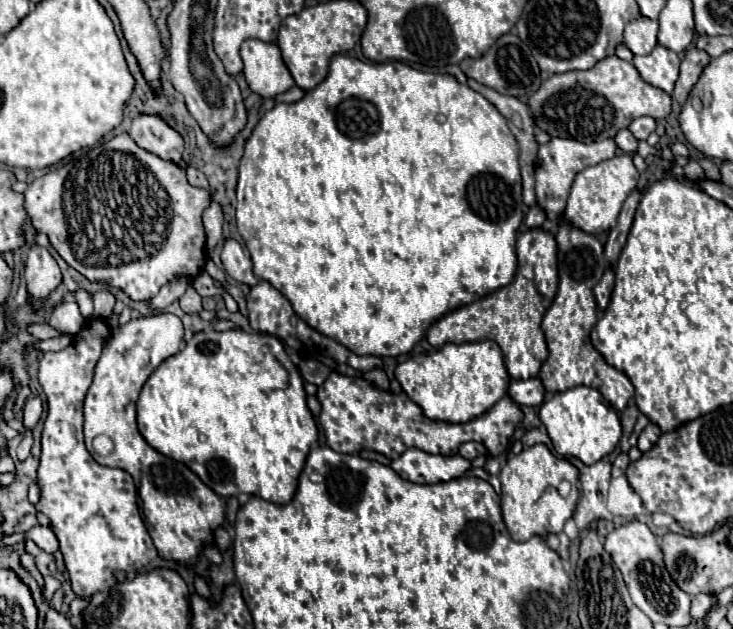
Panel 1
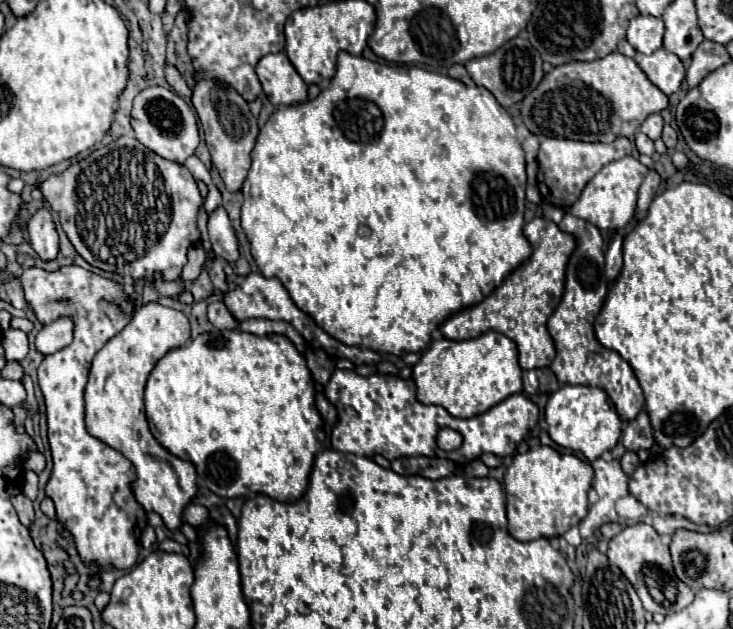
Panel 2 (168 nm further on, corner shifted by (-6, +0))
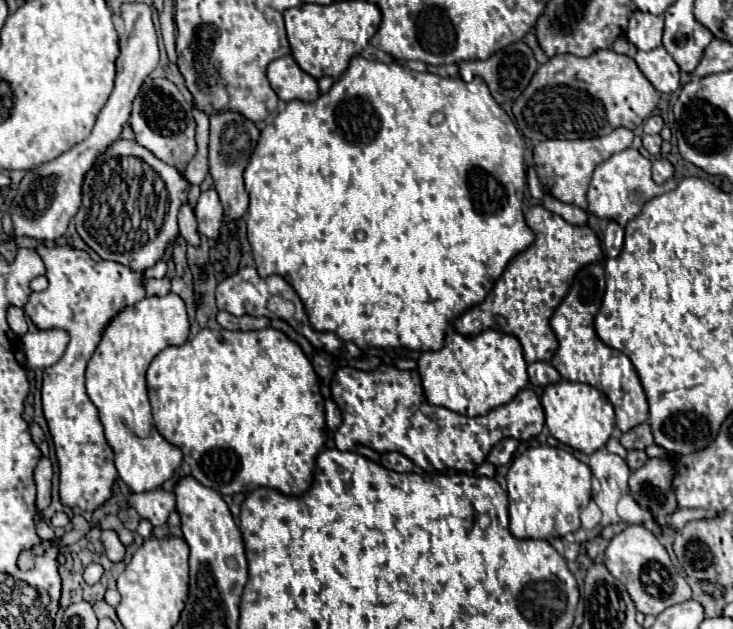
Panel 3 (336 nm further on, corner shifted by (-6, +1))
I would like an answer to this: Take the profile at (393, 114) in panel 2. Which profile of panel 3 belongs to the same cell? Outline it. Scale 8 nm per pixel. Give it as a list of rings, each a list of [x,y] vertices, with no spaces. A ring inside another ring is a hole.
[[[361,56],[351,58],[347,70],[341,74],[341,78],[331,86],[331,90],[327,94],[321,94],[315,102],[287,102],[287,106],[261,130],[261,138],[251,154],[251,160],[245,168],[245,188],[249,192],[249,210],[247,210],[247,232],[251,236],[251,252],[253,258],[257,262],[257,272],[259,276],[271,276],[277,274],[281,278],[285,278],[293,290],[299,294],[299,298],[303,300],[305,312],[309,316],[309,322],[315,330],[321,332],[335,332],[341,340],[351,340],[355,342],[359,348],[409,348],[409,350],[439,350],[443,348],[443,338],[445,338],[445,330],[453,324],[453,320],[457,316],[461,316],[465,310],[481,304],[481,300],[485,300],[485,296],[489,294],[489,290],[493,288],[495,280],[501,276],[501,272],[505,270],[505,266],[509,264],[509,260],[513,256],[517,256],[519,252],[523,252],[525,248],[529,248],[529,244],[533,244],[533,232],[531,228],[525,224],[523,218],[523,194],[525,194],[525,144],[523,138],[519,136],[513,120],[507,116],[507,112],[493,100],[487,84],[480,77],[475,77],[473,82],[463,82],[461,78],[443,78],[431,72],[415,72],[407,66],[401,64],[385,64],[385,62],[377,62],[377,60],[365,60]]]

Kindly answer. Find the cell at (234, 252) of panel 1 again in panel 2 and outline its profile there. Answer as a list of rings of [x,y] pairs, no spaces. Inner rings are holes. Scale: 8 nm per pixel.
[[[217,207],[215,211],[209,213],[207,231],[209,231],[209,241],[213,247],[213,253],[217,257],[223,257],[229,263],[239,259],[235,231],[233,231],[233,225],[231,225],[227,211],[223,207]]]

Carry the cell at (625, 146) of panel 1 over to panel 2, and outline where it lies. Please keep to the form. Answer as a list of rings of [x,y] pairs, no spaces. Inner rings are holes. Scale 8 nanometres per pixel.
[[[637,131],[637,135],[635,135],[635,145],[637,145],[637,151],[639,153],[645,153],[649,157],[655,153],[653,141],[649,137],[645,137],[645,133],[641,133],[641,131]]]

